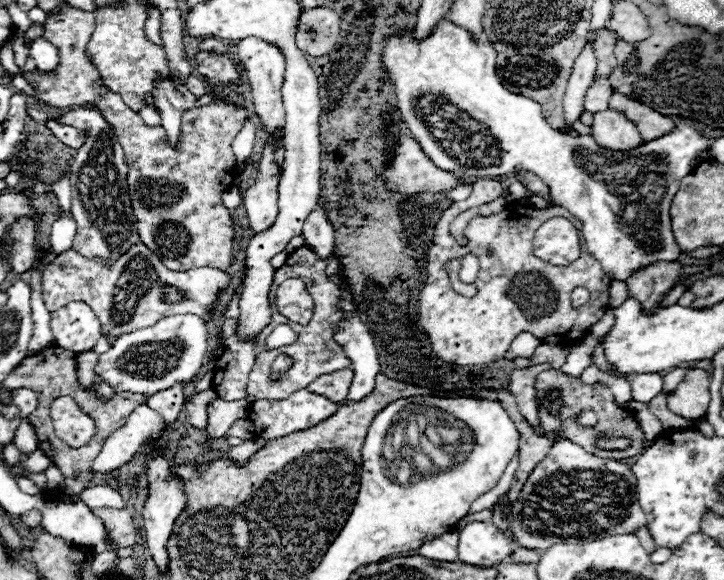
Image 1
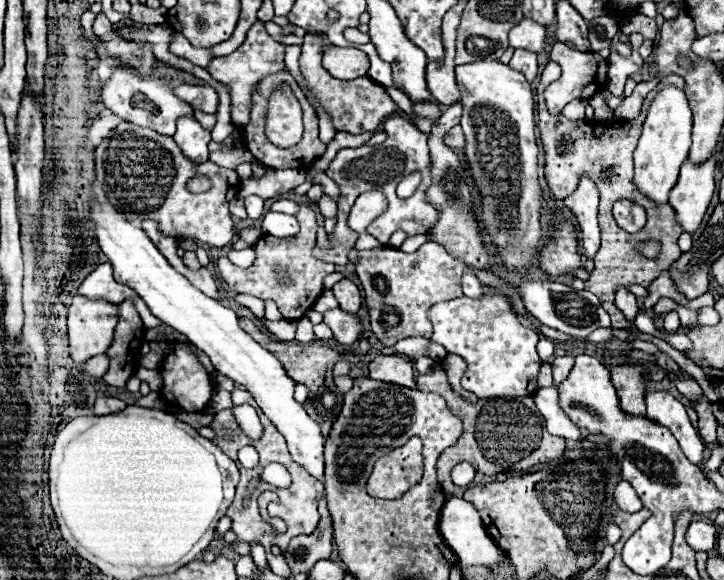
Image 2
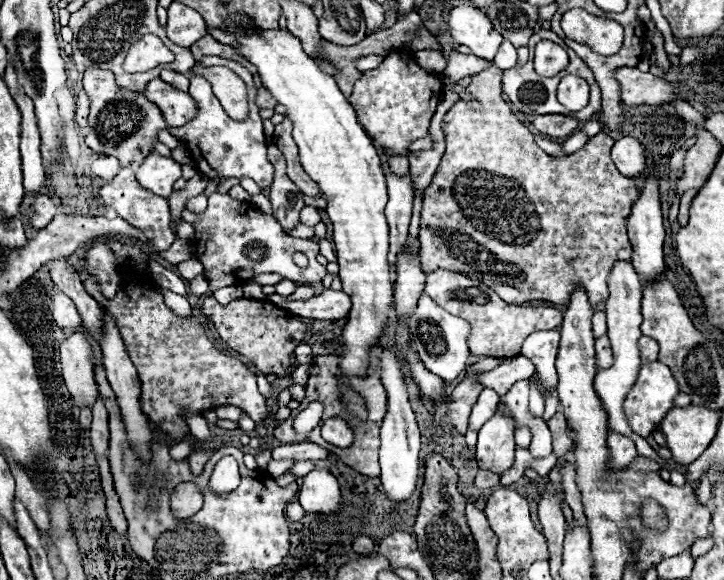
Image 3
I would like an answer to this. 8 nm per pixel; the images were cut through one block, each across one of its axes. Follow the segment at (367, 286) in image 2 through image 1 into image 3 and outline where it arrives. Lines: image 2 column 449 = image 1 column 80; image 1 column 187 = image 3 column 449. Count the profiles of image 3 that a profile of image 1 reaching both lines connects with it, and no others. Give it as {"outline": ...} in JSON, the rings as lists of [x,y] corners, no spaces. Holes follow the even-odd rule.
{"outline":[[[434,270],[426,278],[424,292],[440,304],[446,312],[460,316],[470,322],[472,334],[470,334],[470,352],[478,356],[498,356],[498,358],[512,358],[520,354],[520,344],[524,342],[524,336],[536,332],[536,330],[552,330],[562,324],[562,312],[556,308],[534,308],[534,306],[516,306],[506,304],[500,300],[496,292],[492,292],[488,286],[484,286],[478,280],[472,280],[464,274],[456,274],[450,270]]]}

